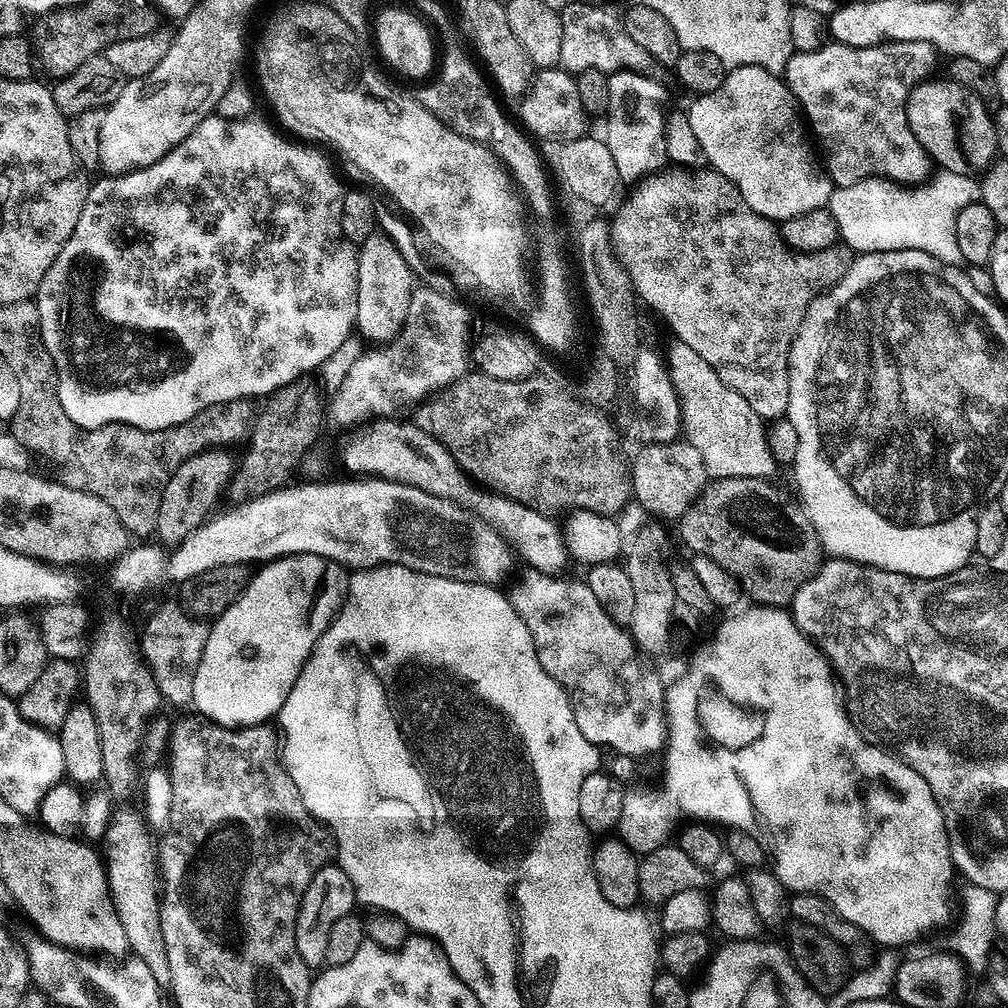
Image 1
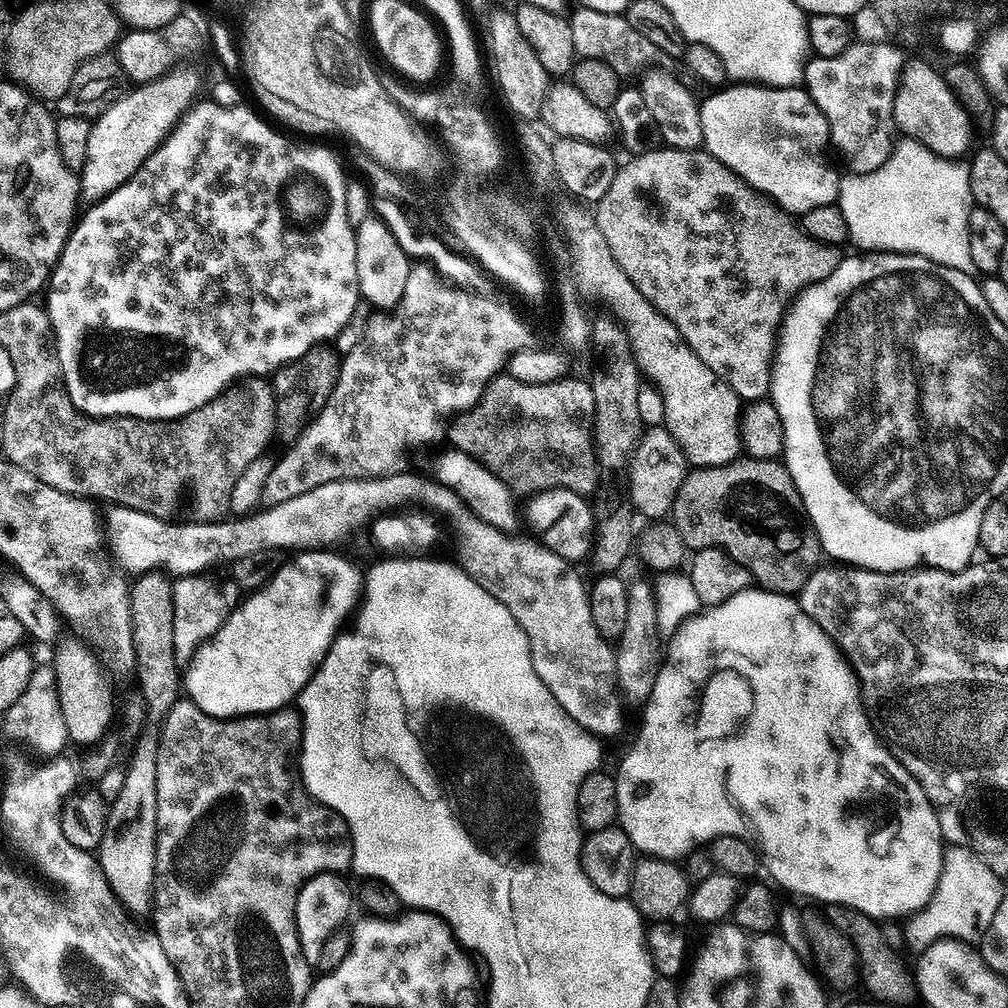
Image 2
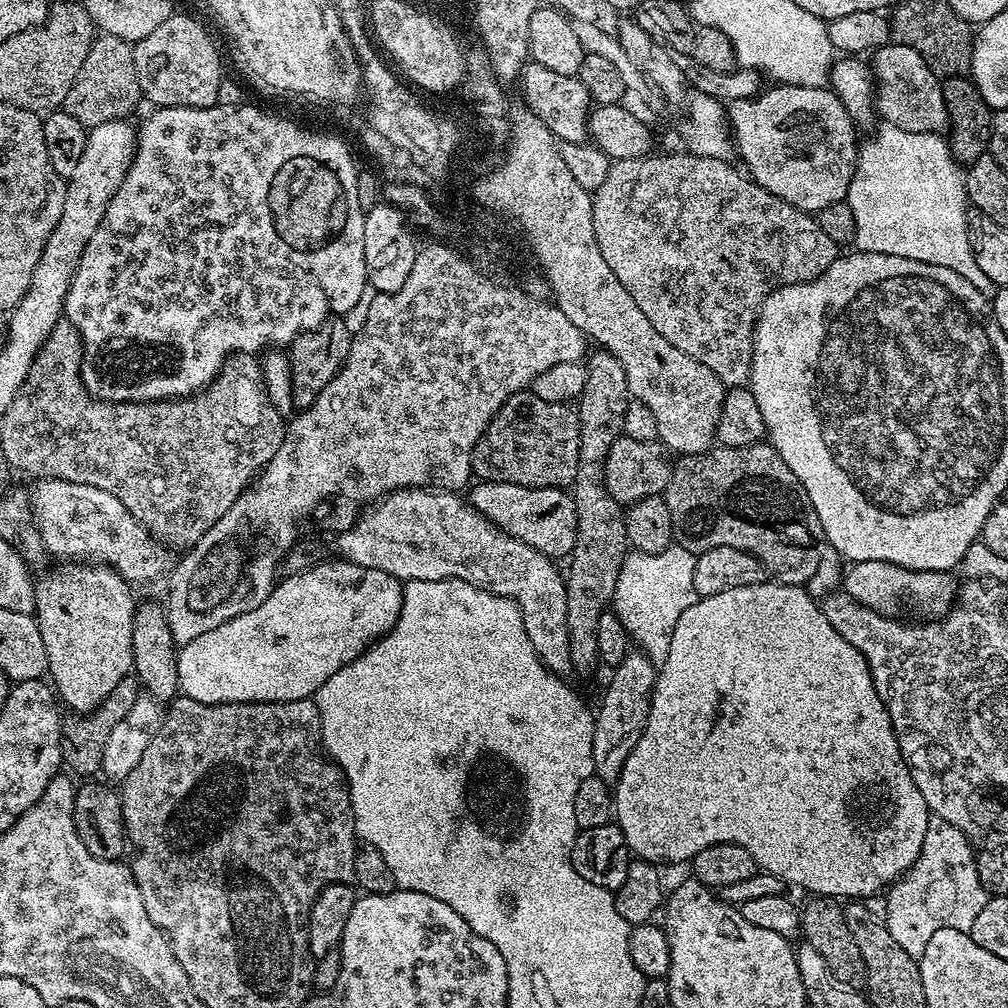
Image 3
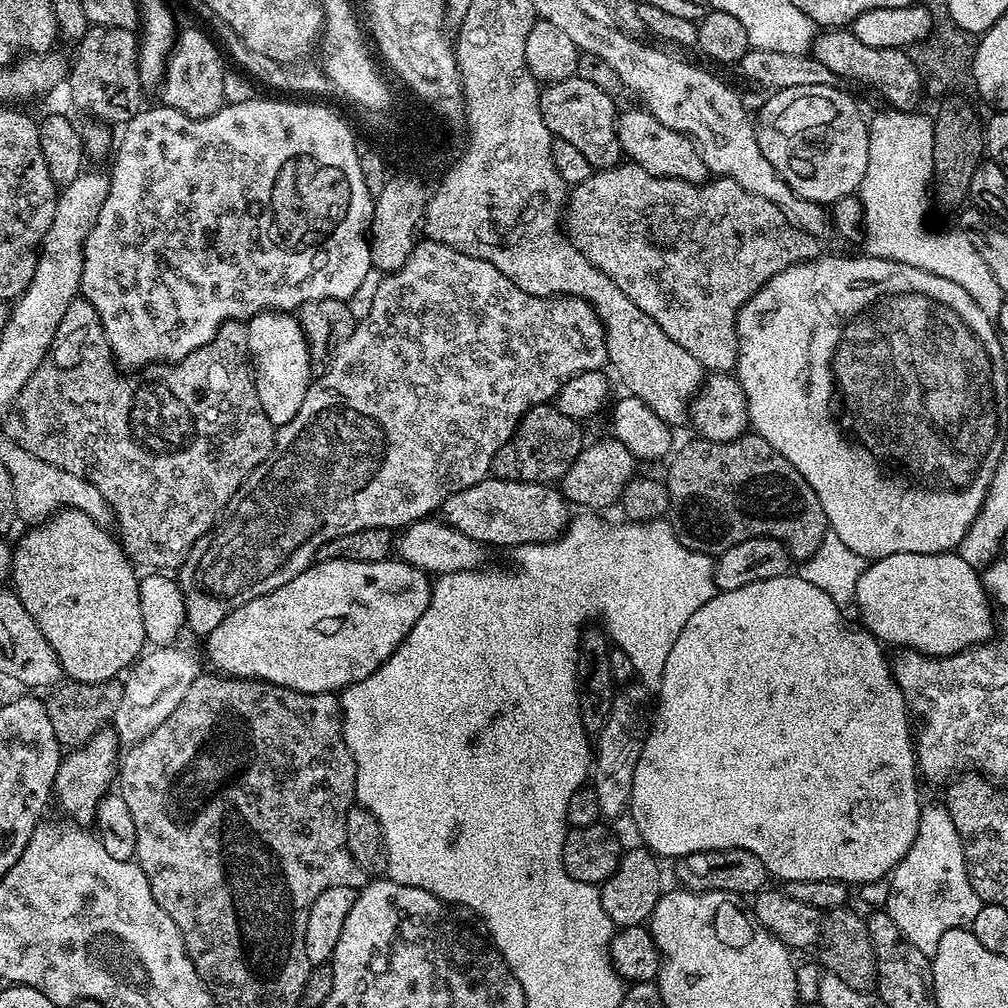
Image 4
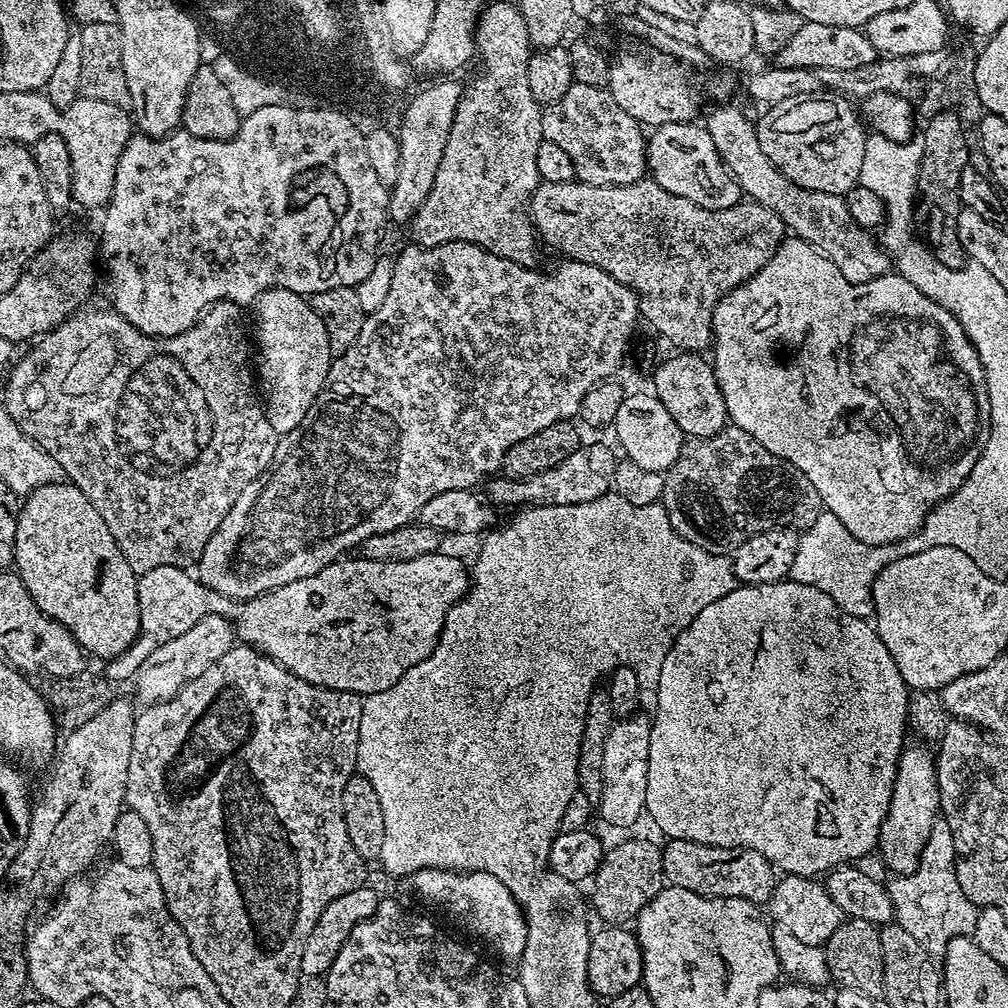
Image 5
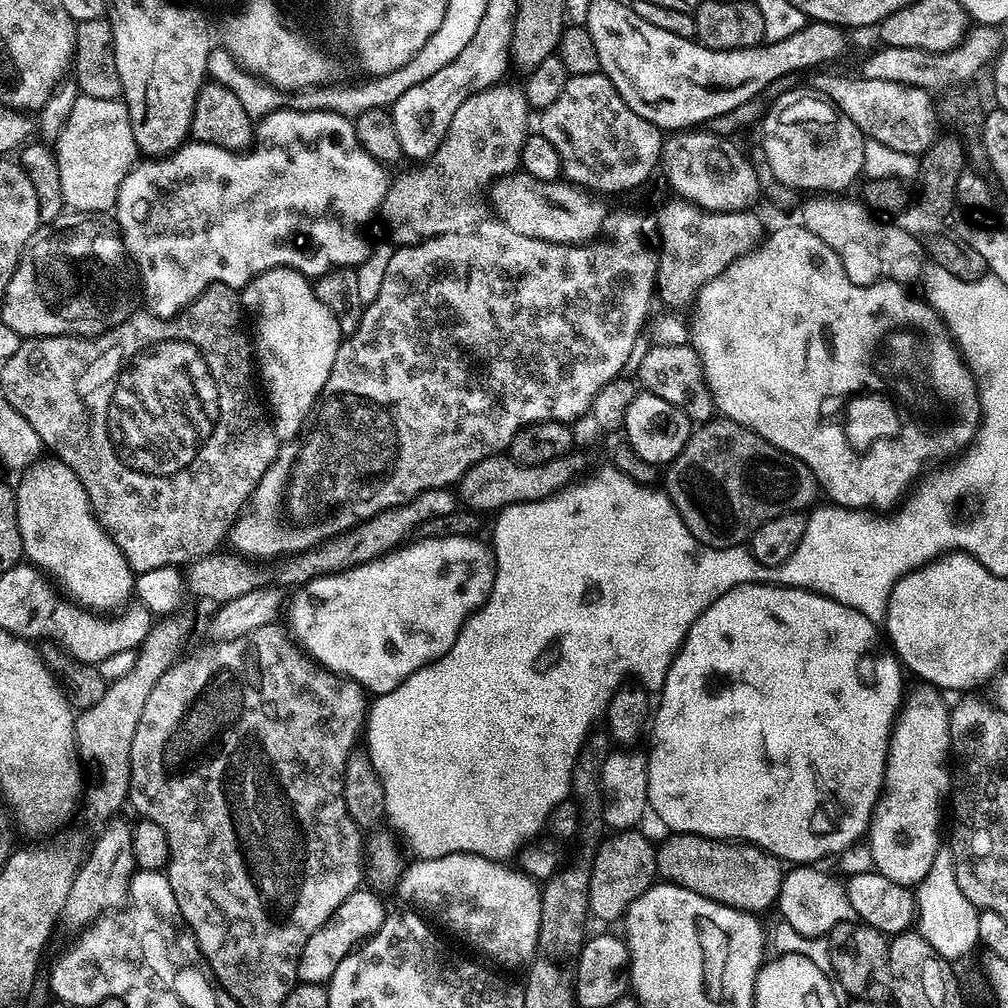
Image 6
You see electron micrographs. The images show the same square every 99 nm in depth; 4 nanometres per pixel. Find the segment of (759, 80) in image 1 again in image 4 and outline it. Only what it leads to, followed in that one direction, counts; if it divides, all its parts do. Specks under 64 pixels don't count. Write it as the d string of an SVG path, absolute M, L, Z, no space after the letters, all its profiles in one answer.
M790 86L771 93L760 108L760 120L755 121L756 137L766 162L802 198L831 206L838 198L853 195L866 174L868 161L868 126L860 108L840 89L840 86Z

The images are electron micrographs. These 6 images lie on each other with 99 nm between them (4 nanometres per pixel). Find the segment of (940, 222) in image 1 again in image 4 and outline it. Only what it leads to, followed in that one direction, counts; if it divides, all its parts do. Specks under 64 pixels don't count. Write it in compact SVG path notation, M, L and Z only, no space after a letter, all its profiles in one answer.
M883 110L876 117L867 121L868 126L868 161L866 162L866 174L862 178L858 195L860 201L864 204L864 222L862 225L862 241L864 240L864 248L869 257L873 260L897 260L902 262L905 268L917 268L918 270L926 270L928 275L937 276L938 278L950 278L950 282L958 282L961 292L967 294L968 298L975 302L978 308L981 308L986 314L996 314L1000 308L1002 293L998 282L994 282L994 274L990 274L986 262L982 262L982 254L978 254L978 250L974 250L974 246L959 231L956 232L931 232L928 224L924 221L924 215L928 212L928 188L933 187L932 183L932 167L934 166L934 126L932 125L932 116L926 114L923 116L920 110Z

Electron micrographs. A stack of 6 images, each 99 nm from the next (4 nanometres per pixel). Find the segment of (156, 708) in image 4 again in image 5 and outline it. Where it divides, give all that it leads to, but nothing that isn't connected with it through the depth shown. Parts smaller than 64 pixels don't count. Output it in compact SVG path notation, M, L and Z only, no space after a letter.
M216 610L206 614L185 634L158 647L142 662L132 679L132 686L136 688L135 699L144 706L172 700L182 686L198 678L207 667L228 653L235 642L235 627L225 615L223 617Z

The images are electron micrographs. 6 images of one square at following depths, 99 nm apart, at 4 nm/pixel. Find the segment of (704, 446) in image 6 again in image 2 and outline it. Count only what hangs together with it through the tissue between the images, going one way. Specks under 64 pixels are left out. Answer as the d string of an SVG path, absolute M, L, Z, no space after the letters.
M744 454L728 464L722 466L710 466L709 468L693 467L688 475L684 477L682 486L678 486L678 494L672 503L670 513L670 523L676 527L678 534L682 538L685 549L695 550L697 548L721 548L734 562L742 562L746 570L750 570L753 581L759 587L766 589L768 592L782 592L785 594L799 593L800 587L812 577L813 572L821 567L820 552L822 553L822 541L816 533L816 525L813 517L809 516L808 509L805 508L802 498L800 497L800 485L794 482L791 471L785 468L779 459L764 459L762 457L752 457Z

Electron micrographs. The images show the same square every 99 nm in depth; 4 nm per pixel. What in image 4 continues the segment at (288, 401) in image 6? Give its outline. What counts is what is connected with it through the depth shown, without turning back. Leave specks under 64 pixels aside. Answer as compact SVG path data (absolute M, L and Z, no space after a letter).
M260 312L247 321L247 325L248 354L258 402L262 410L266 410L266 418L270 418L273 426L289 424L294 414L302 410L302 398L306 398L308 385L314 379L314 359L303 327L295 315L286 312Z

